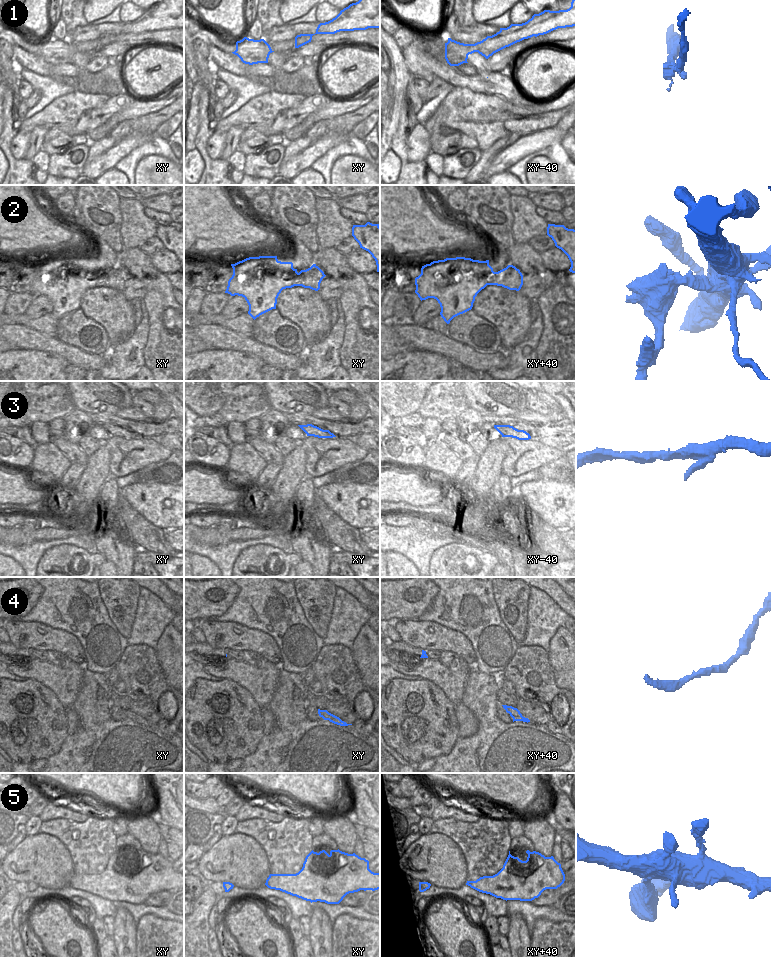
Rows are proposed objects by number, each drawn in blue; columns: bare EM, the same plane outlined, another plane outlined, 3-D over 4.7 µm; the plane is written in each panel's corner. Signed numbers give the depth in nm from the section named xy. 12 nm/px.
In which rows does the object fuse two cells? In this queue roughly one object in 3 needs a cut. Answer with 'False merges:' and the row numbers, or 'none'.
False merges: 1, 2

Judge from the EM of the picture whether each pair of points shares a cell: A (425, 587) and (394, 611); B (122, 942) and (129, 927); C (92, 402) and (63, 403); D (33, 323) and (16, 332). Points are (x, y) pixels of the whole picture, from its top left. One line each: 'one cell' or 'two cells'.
A: one cell
B: one cell
C: two cells
D: two cells

